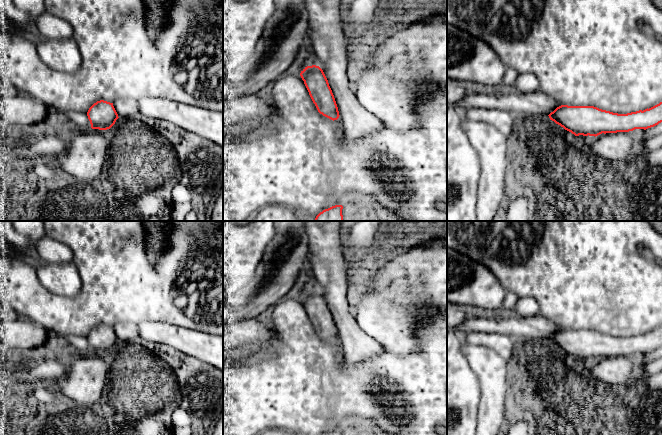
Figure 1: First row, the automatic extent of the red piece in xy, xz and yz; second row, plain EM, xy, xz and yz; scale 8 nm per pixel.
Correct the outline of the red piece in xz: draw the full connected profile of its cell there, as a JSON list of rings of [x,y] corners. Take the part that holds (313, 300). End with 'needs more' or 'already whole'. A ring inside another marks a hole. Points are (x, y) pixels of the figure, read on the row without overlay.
[[[305,221],[309,245],[308,269],[318,288],[305,291],[300,300],[323,340],[342,343],[349,362],[378,355],[384,348],[358,325],[351,301],[351,275],[342,253],[340,221]]]; needs more

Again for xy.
[[[120,322],[113,327],[100,324],[88,334],[87,340],[92,353],[110,353],[118,342],[134,342],[140,337],[138,324],[135,322]]]; needs more

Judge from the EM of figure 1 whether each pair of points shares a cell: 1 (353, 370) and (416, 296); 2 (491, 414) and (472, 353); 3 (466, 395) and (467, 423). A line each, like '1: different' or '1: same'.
1: different
2: same
3: same

